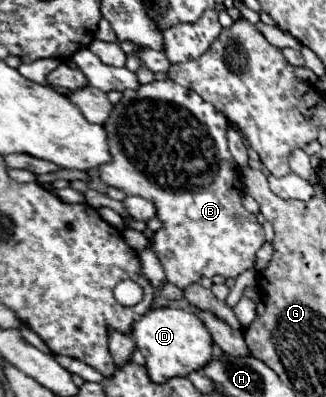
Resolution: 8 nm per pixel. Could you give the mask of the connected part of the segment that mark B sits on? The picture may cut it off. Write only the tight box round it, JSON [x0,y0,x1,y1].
[98,78,264,288]

